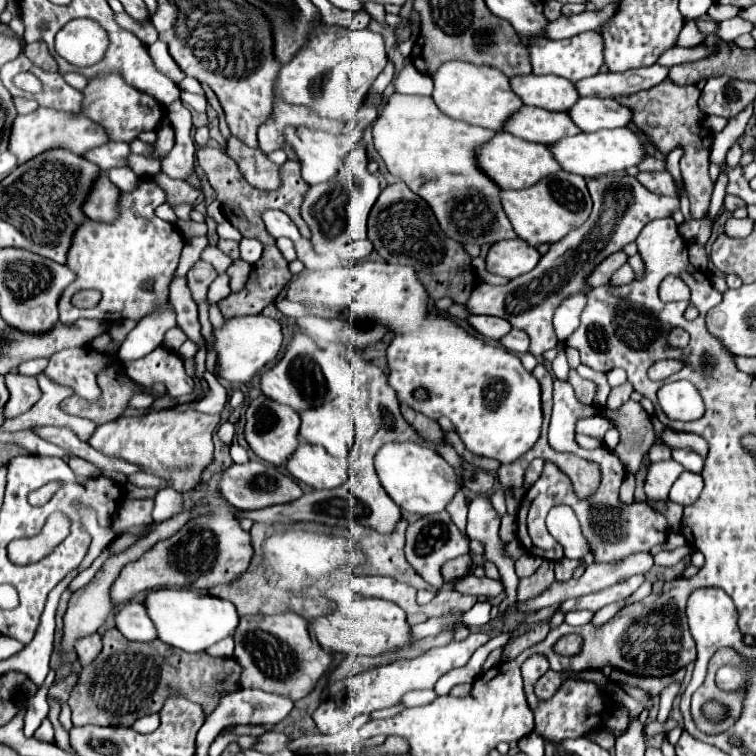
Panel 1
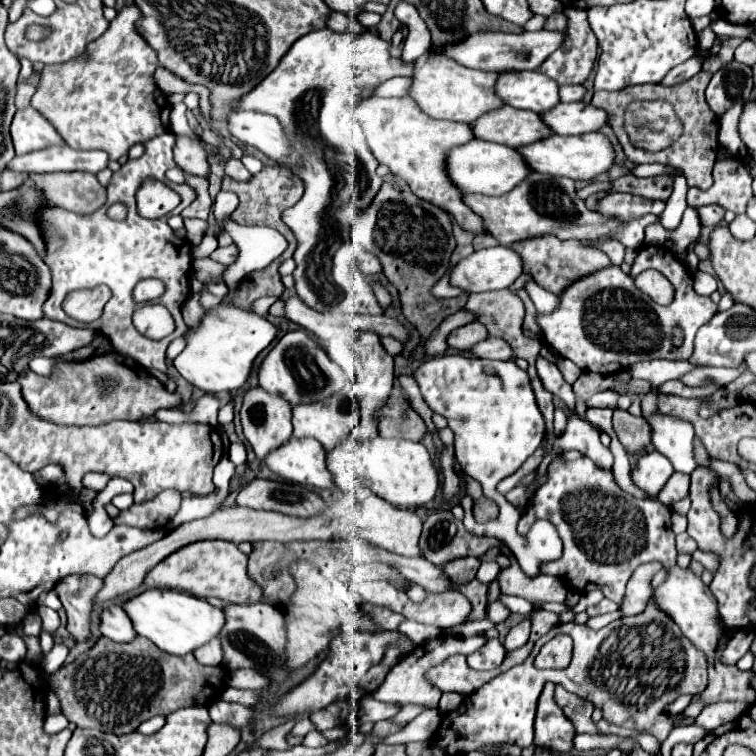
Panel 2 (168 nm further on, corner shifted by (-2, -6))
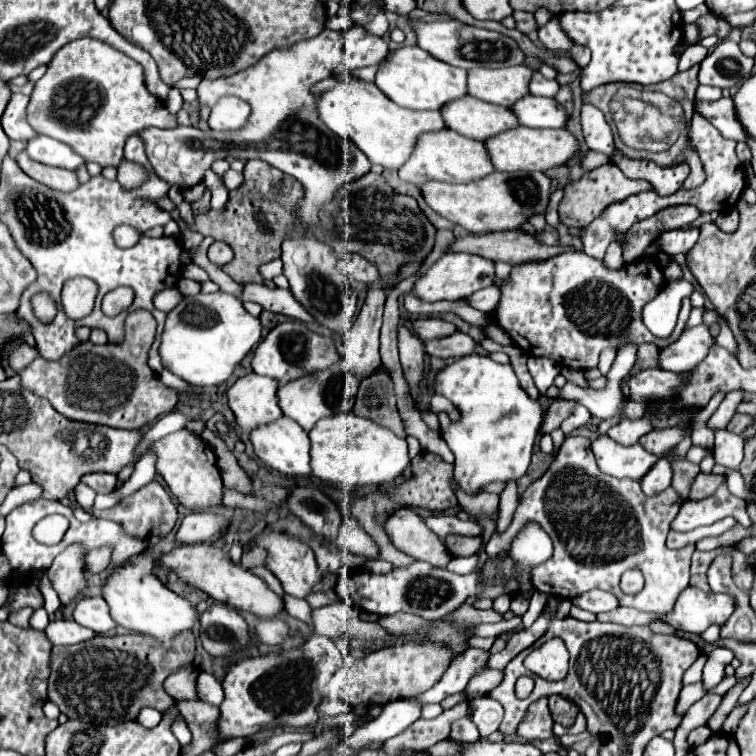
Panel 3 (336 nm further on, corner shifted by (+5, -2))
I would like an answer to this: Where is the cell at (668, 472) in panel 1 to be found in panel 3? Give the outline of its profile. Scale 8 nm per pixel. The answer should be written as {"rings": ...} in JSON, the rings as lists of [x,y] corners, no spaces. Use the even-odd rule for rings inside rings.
{"rings":[[[600,435],[592,441],[592,451],[596,455],[598,467],[612,477],[630,477],[642,479],[650,467],[658,461],[656,455],[648,453],[640,443],[636,445],[620,445],[608,435]]]}

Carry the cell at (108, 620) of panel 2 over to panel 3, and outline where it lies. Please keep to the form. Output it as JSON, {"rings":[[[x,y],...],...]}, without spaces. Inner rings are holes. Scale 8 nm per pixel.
{"rings":[[[82,597],[76,603],[72,617],[82,627],[88,627],[88,629],[104,633],[104,635],[114,633],[118,629],[118,625],[112,621],[108,605],[102,597]]]}

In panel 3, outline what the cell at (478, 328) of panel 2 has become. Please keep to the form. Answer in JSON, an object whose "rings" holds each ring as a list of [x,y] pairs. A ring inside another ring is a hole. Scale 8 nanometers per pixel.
{"rings":[[[418,317],[412,323],[412,331],[420,337],[420,339],[440,339],[440,337],[448,337],[456,331],[456,325],[440,319],[440,317]]]}

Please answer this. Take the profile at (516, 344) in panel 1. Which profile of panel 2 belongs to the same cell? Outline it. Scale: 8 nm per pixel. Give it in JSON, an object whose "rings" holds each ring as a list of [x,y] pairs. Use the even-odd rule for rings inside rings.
{"rings":[[[489,337],[481,343],[477,343],[471,349],[471,353],[477,355],[477,357],[483,357],[483,359],[501,359],[501,361],[513,359],[511,345],[505,339],[499,339],[499,337]]]}

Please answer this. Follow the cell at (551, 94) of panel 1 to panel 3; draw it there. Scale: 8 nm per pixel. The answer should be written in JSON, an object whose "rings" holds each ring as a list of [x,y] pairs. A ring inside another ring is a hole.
{"rings":[[[524,65],[504,69],[478,67],[476,71],[468,71],[468,95],[486,103],[512,107],[512,103],[528,93],[532,73]]]}

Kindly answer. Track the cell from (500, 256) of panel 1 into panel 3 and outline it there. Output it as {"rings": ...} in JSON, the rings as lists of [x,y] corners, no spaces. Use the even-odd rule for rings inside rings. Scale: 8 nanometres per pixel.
{"rings":[[[446,253],[420,279],[416,279],[410,293],[428,303],[444,301],[444,299],[456,301],[456,299],[466,299],[468,295],[472,295],[478,289],[490,287],[492,279],[494,279],[494,263],[490,259],[482,259],[482,257],[470,255],[470,253],[450,253],[450,255]]]}

